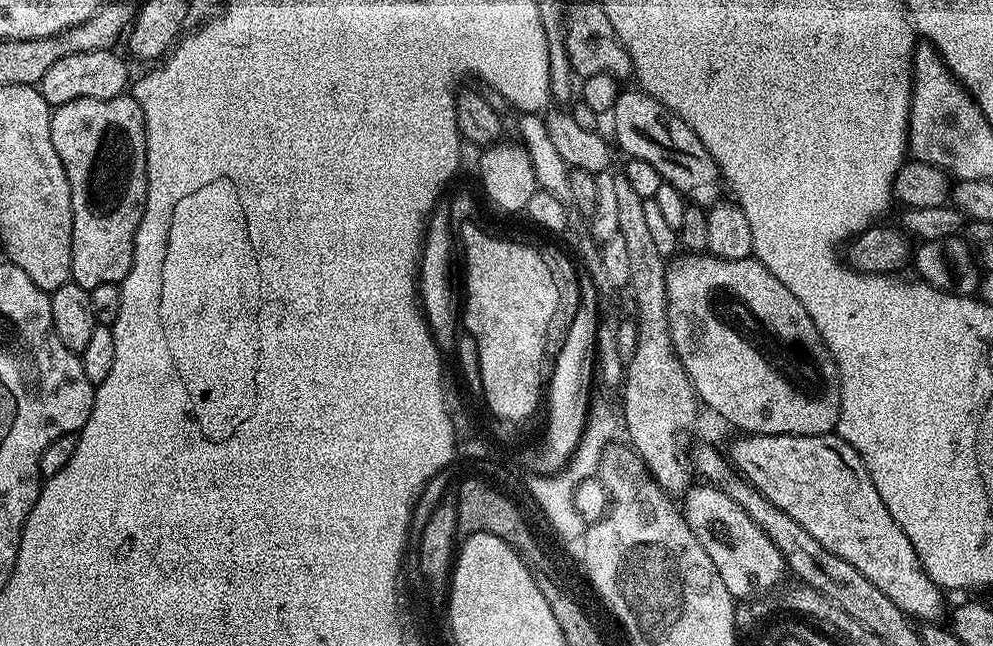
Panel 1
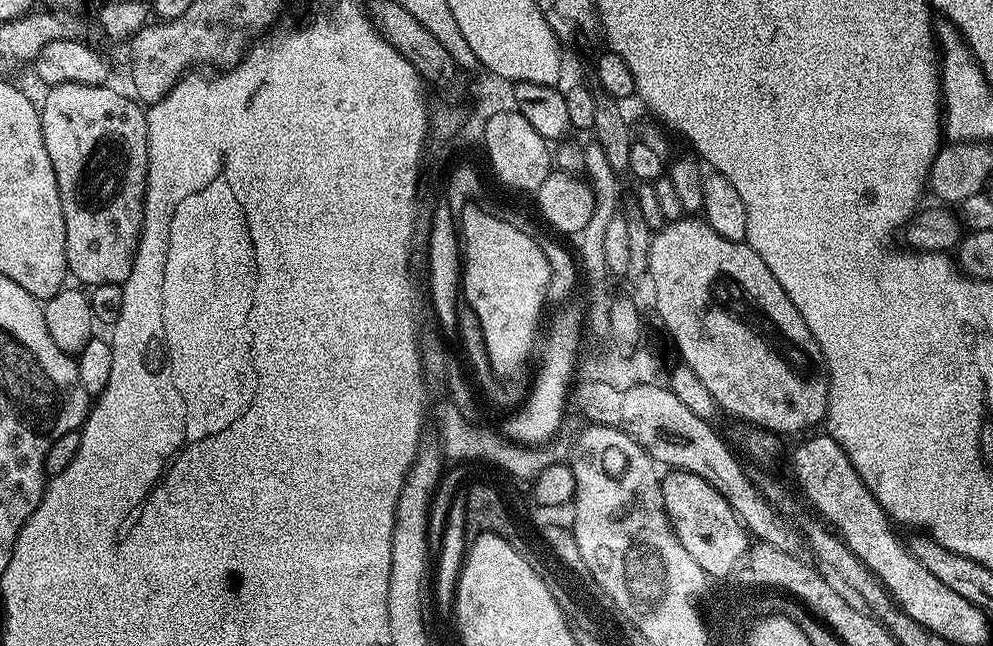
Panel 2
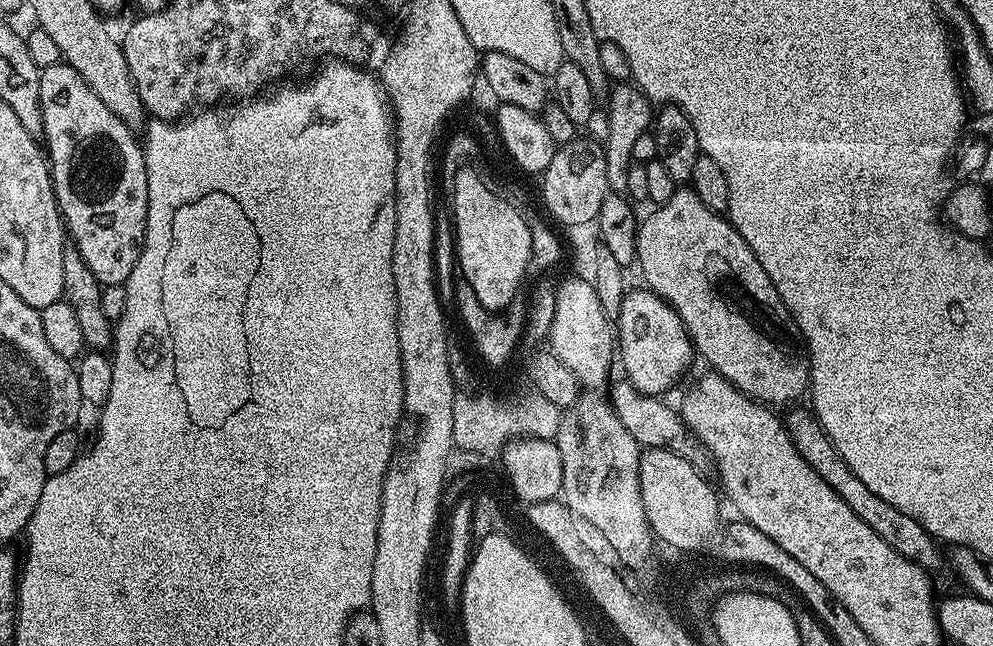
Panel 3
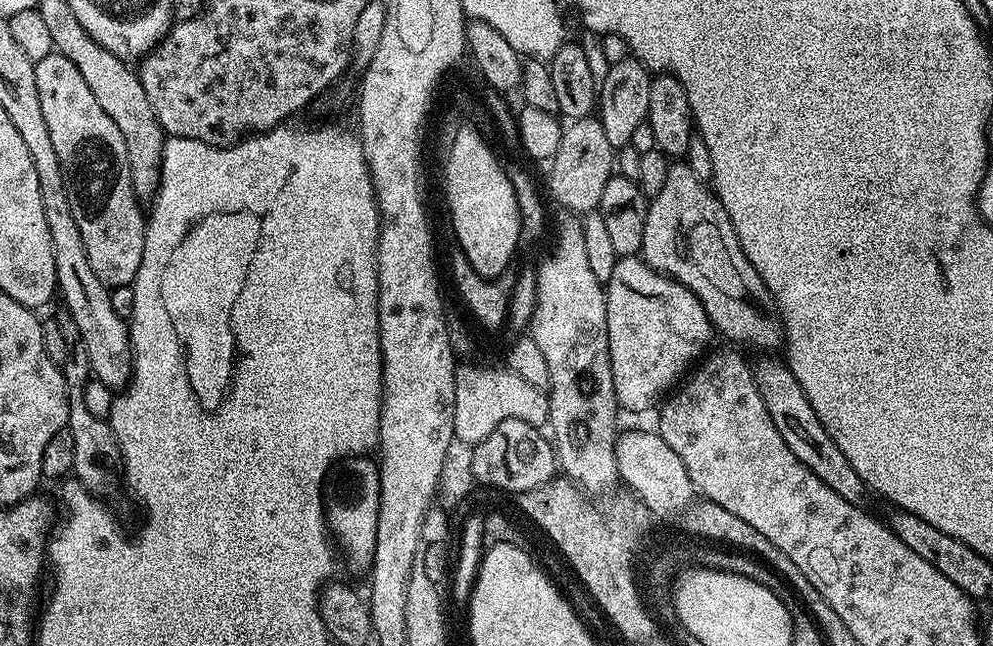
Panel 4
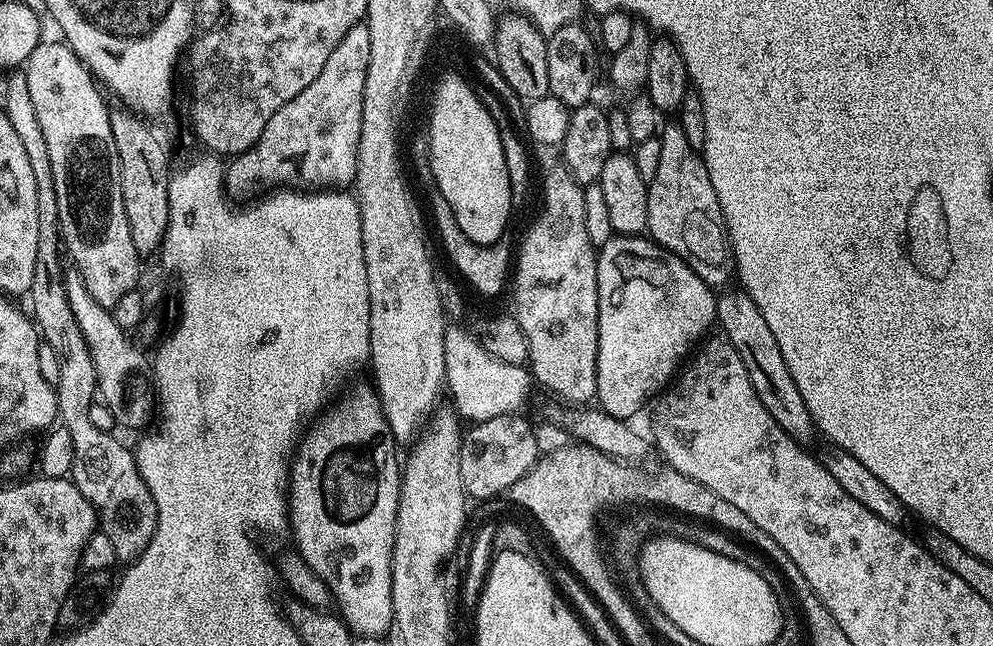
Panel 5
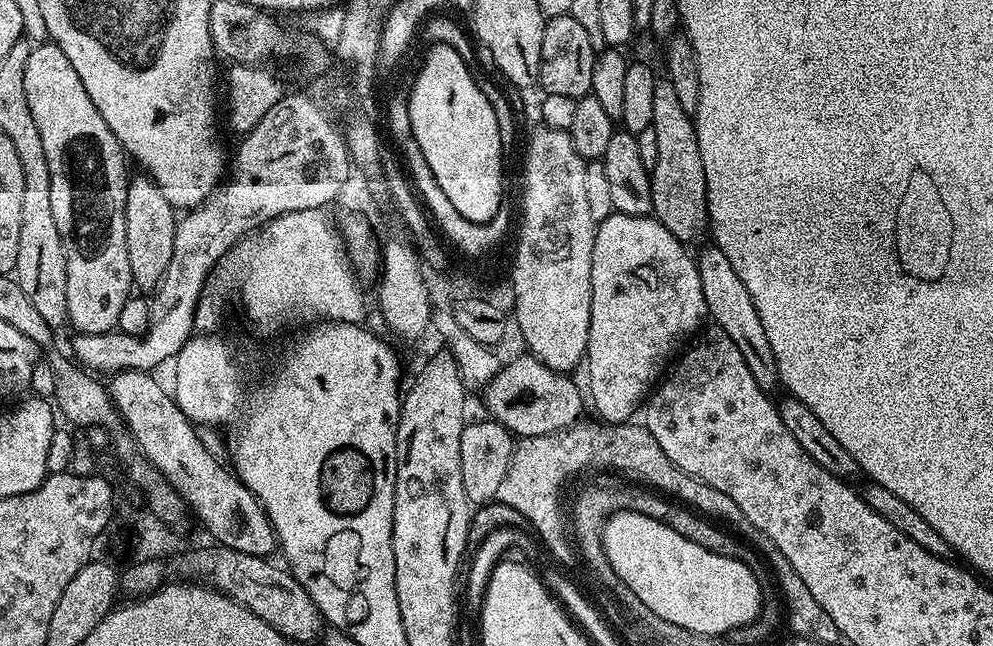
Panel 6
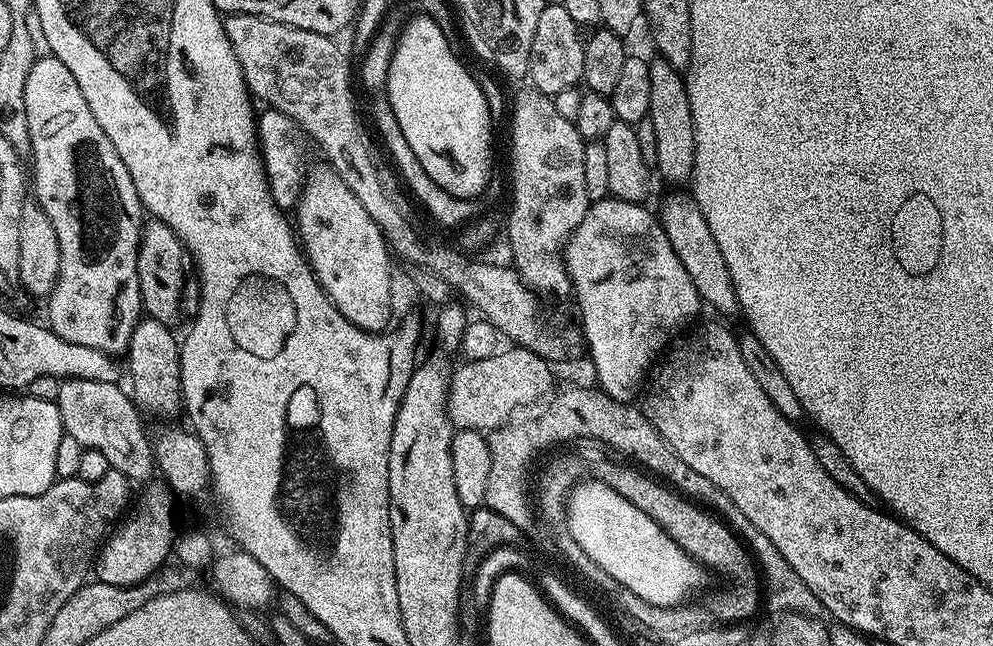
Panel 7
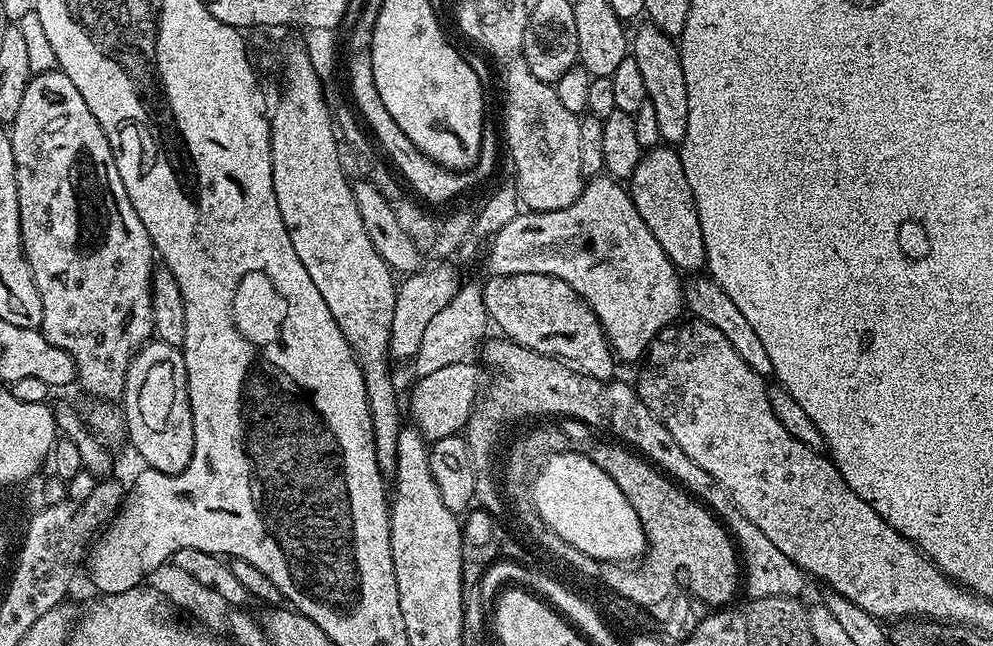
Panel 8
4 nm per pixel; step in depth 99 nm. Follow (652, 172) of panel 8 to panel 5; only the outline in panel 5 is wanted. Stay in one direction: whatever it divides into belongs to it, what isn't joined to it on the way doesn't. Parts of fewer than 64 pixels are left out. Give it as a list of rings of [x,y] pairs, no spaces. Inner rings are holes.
[[[736,290],[733,296],[721,295],[717,299],[716,324],[724,331],[721,332],[723,339],[728,340],[734,350],[738,350],[738,358],[742,358],[746,374],[750,374],[750,382],[754,382],[758,398],[762,398],[762,406],[770,410],[770,418],[774,418],[774,422],[786,430],[790,439],[801,446],[808,446],[818,429],[812,422],[810,410],[806,410],[806,402],[802,402],[802,394],[798,394],[798,386],[794,386],[794,378],[790,378],[790,369],[782,358],[782,350],[778,350],[778,341],[747,292]]]

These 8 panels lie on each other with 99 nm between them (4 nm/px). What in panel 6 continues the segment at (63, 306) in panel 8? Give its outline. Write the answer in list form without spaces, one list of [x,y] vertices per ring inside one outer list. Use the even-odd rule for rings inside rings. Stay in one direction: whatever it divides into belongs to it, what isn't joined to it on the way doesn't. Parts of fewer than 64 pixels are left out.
[[[40,42],[33,47],[30,62],[26,62],[26,98],[30,102],[30,114],[34,118],[35,124],[38,125],[38,134],[42,134],[42,146],[46,150],[46,163],[50,166],[50,206],[56,208],[58,234],[64,239],[68,324],[76,327],[75,331],[80,334],[102,334],[106,330],[117,327],[118,314],[122,314],[122,306],[126,306],[128,297],[134,292],[133,285],[130,283],[128,259],[126,258],[126,190],[130,179],[130,172],[124,169],[126,153],[114,138],[110,126],[106,126],[102,114],[98,114],[98,106],[94,106],[94,102],[90,102],[90,94],[86,94],[86,86],[82,86],[82,78],[78,78],[74,66],[70,66],[70,58],[66,58],[66,54],[62,54],[62,50],[57,44]]]

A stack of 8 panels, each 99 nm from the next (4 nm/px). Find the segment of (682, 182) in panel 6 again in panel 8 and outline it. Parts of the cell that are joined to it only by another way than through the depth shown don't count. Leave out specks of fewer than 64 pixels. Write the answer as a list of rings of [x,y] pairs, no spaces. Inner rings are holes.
[[[644,22],[630,40],[630,55],[638,62],[646,86],[647,103],[654,106],[658,121],[658,134],[665,145],[679,146],[686,138],[686,114],[690,102],[686,98],[686,78],[682,74],[682,58],[677,41],[658,30],[652,24]]]

